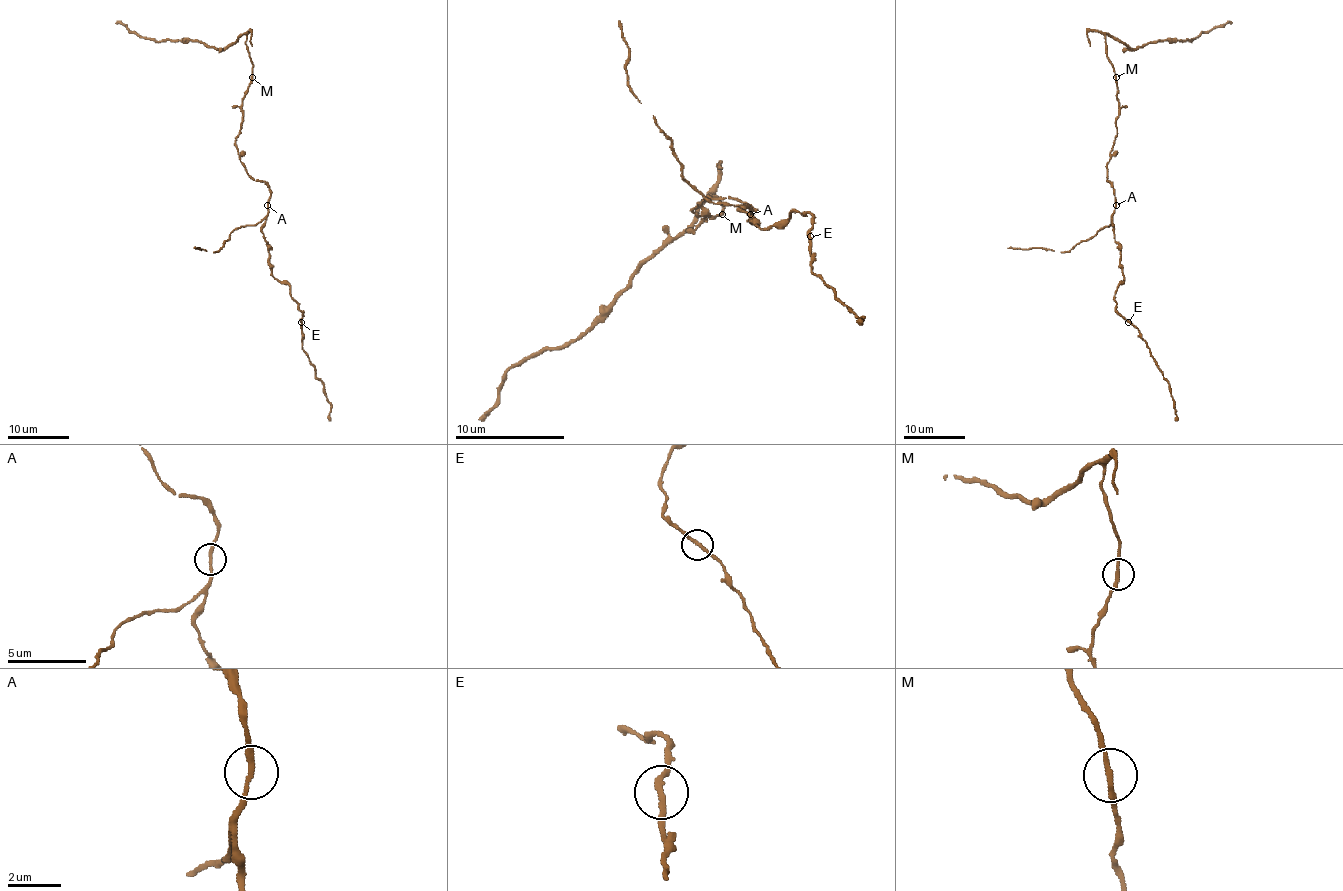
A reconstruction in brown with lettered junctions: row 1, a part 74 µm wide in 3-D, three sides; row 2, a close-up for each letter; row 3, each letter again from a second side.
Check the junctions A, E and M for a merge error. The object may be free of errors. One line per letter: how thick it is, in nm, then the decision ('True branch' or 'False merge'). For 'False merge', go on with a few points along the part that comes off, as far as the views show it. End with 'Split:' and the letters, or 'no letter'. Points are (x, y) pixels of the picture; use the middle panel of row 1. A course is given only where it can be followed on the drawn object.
A: Thickness 200 nm. True branch
E: Thickness 200 nm. True branch
M: Thickness 200 nm. True branch
Split: no letter

